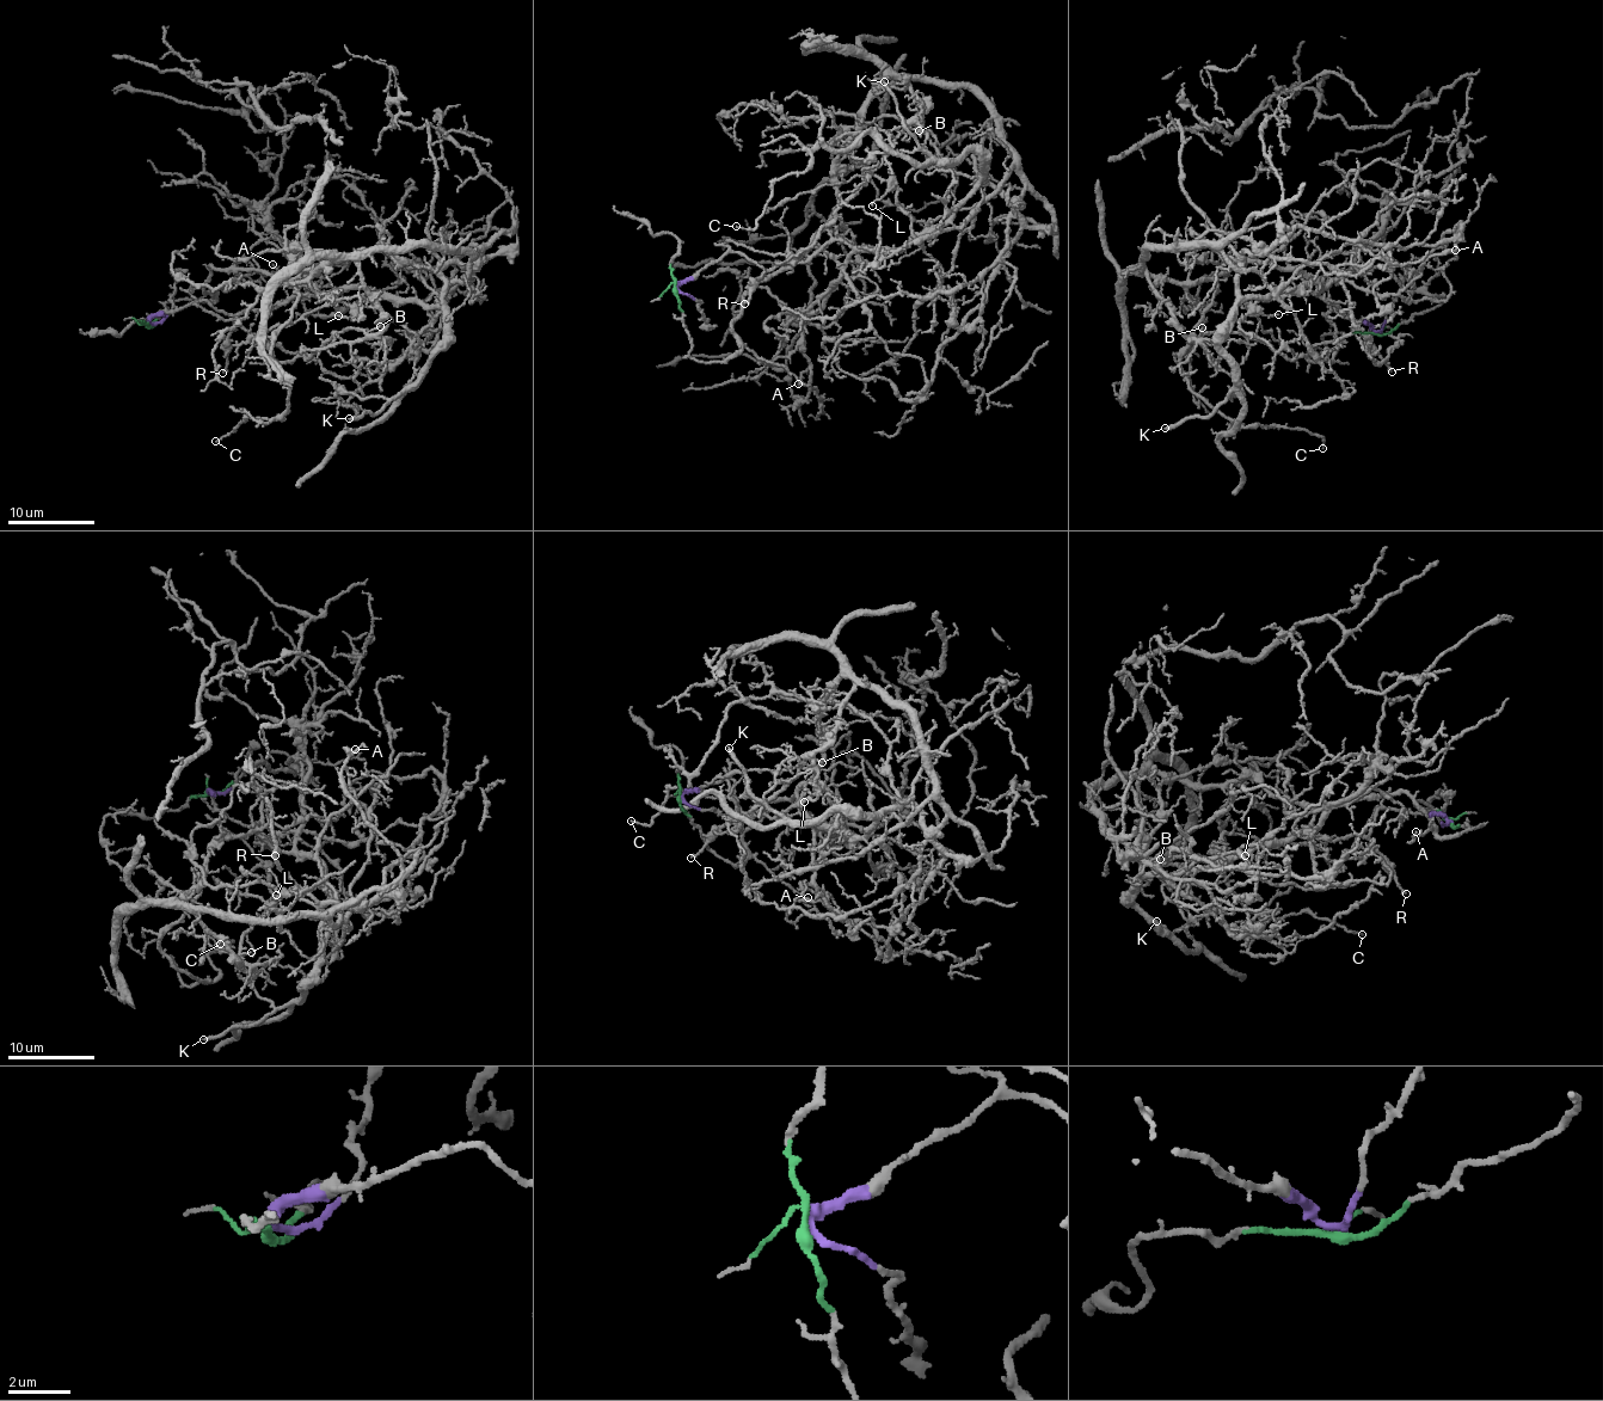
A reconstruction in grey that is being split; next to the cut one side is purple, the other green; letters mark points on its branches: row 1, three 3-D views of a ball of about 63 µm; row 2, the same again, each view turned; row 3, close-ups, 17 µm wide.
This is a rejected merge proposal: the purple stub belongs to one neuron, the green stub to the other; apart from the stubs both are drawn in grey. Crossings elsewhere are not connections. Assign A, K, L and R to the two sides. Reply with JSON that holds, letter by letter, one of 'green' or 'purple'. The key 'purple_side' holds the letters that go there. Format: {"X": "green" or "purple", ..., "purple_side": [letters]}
{"A": "green", "K": "purple", "L": "purple", "R": "purple", "purple_side": ["K", "L", "R"]}

